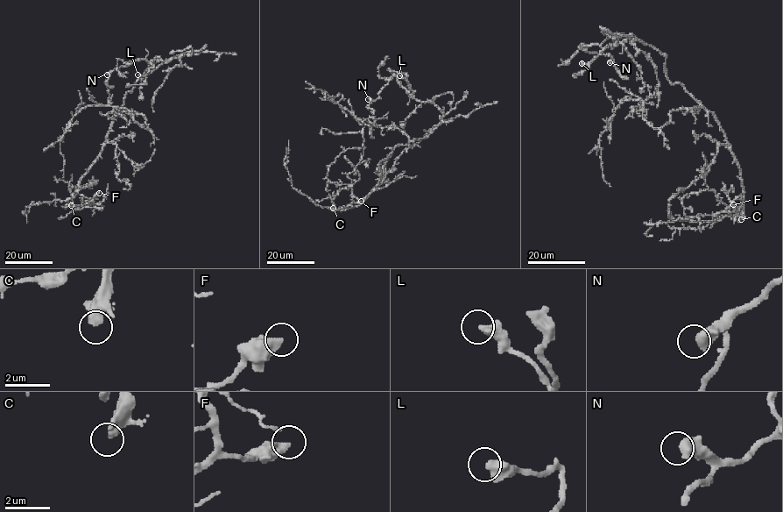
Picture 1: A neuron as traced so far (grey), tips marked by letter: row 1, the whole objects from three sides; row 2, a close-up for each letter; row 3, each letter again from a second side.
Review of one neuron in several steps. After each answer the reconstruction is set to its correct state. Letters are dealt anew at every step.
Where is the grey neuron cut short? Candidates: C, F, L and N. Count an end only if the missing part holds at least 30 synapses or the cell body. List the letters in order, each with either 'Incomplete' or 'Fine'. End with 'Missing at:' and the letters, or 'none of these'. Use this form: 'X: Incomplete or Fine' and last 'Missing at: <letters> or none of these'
C: Incomplete
F: Fine
L: Fine
N: Fine
Missing at: C

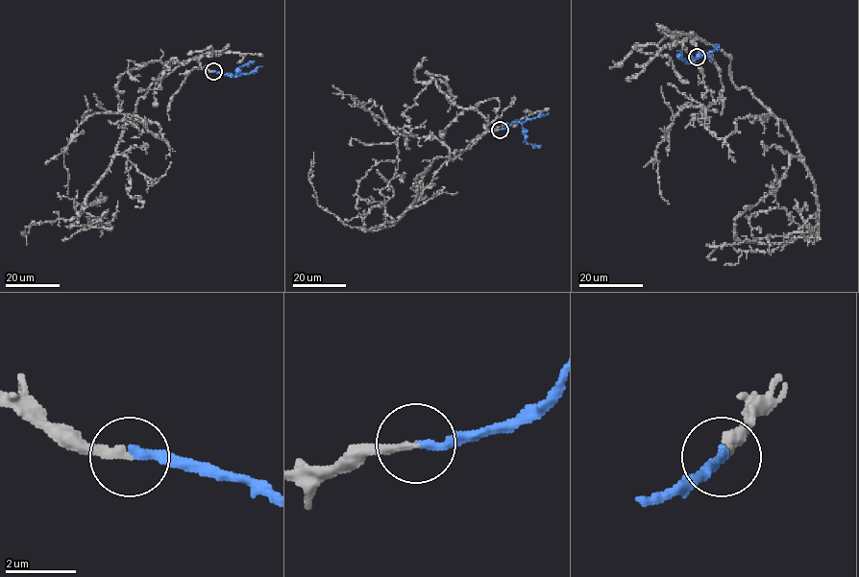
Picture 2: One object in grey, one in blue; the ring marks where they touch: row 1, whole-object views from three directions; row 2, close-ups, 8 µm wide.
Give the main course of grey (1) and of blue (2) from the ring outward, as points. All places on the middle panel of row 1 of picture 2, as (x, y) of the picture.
1: (500, 130), (436, 156), (402, 215), (374, 230), (386, 221), (380, 191), (398, 147), (350, 146)
2: (500, 130), (519, 122), (525, 130), (526, 141), (540, 146)

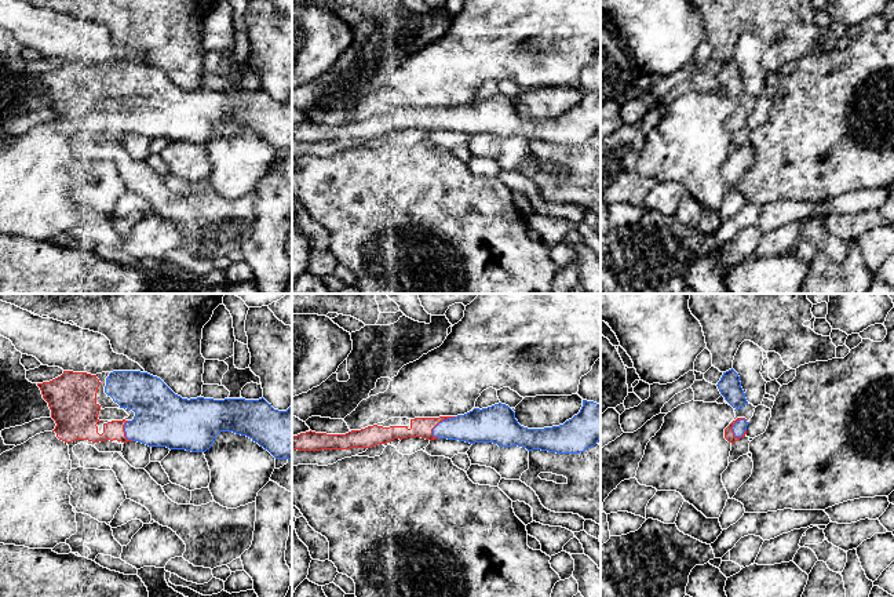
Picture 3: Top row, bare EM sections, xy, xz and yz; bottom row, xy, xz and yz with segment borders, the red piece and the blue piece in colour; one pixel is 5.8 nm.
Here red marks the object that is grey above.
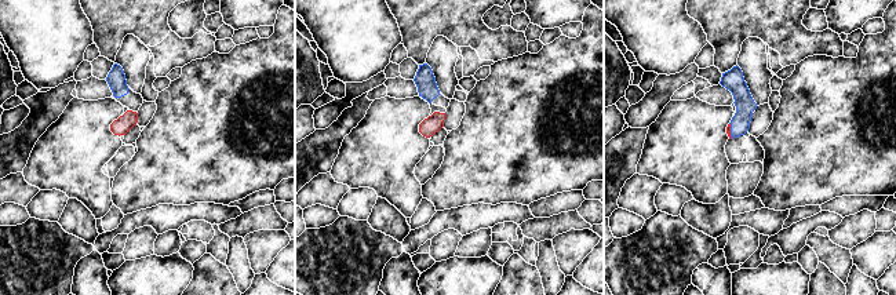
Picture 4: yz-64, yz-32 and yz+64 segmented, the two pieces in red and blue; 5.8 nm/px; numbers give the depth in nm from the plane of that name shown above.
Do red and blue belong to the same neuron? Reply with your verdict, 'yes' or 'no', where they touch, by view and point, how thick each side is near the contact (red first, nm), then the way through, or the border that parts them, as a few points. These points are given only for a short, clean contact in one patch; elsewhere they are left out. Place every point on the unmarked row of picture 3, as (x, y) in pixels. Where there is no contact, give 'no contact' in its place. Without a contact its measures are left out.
yes | yz (732, 117) | 60/80 nm | across yz (729, 126), (732, 117), (740, 117)

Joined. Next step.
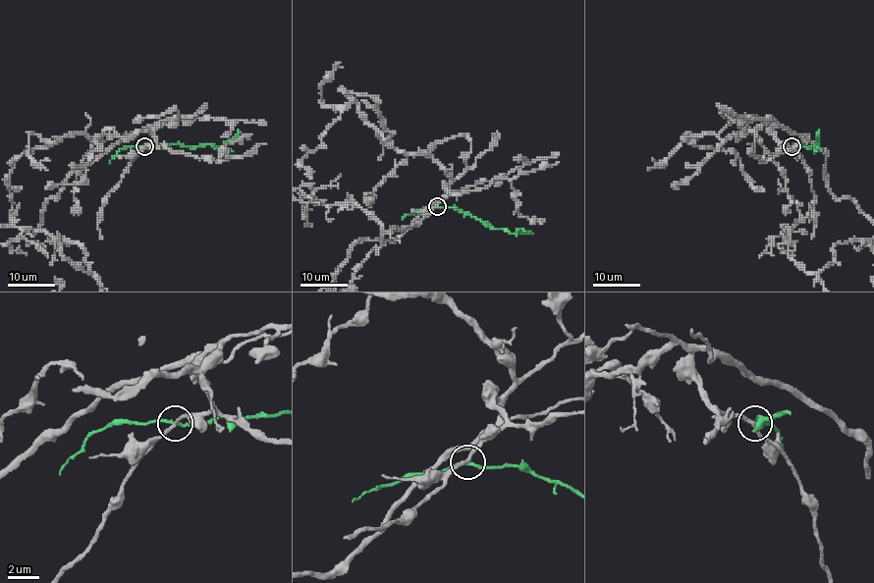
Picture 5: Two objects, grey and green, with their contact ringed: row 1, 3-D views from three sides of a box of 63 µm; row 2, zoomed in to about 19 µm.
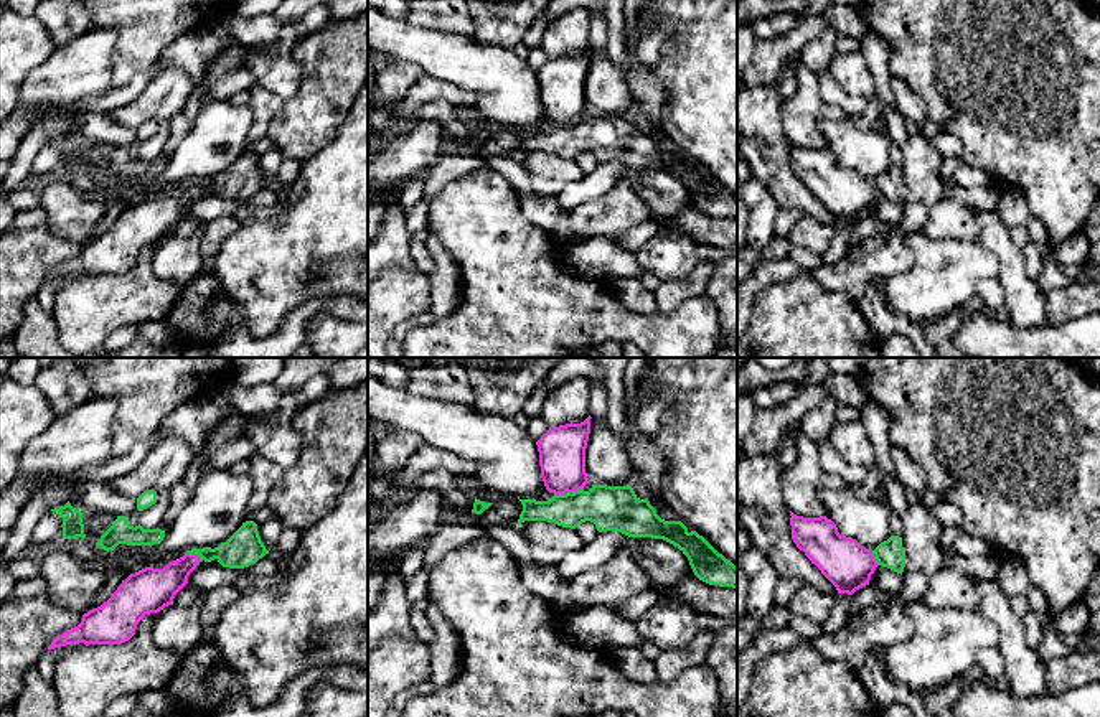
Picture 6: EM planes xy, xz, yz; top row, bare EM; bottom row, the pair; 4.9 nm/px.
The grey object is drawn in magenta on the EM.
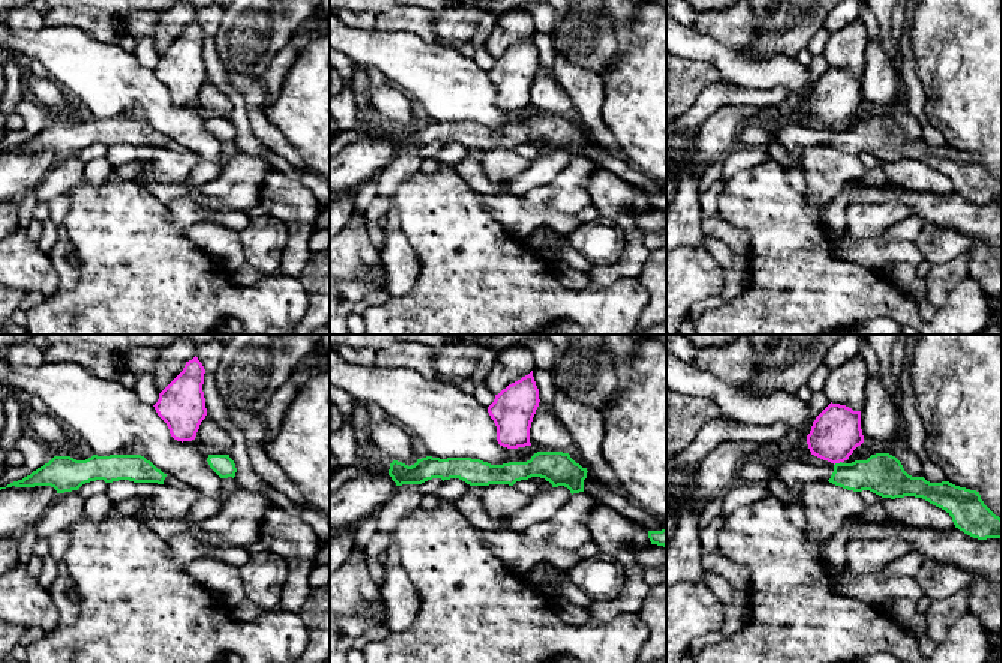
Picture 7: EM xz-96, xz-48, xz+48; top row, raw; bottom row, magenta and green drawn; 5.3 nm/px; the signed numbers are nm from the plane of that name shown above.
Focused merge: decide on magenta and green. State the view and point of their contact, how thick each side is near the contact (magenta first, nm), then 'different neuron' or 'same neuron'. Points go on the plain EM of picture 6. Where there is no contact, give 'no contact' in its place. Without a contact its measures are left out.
xz (568, 122) | 220/220 nm | different neuron

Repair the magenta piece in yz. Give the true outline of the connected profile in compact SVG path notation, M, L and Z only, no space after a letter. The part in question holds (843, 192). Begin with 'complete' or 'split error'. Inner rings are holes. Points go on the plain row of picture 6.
complete | M792 142L790 147L793 173L836 218L838 224L853 226L869 216L877 198L872 181L856 170L841 166L826 147L803 148Z

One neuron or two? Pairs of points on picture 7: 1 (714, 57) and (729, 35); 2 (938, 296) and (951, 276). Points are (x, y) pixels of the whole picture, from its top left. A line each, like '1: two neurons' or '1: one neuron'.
1: two neurons
2: one neuron

